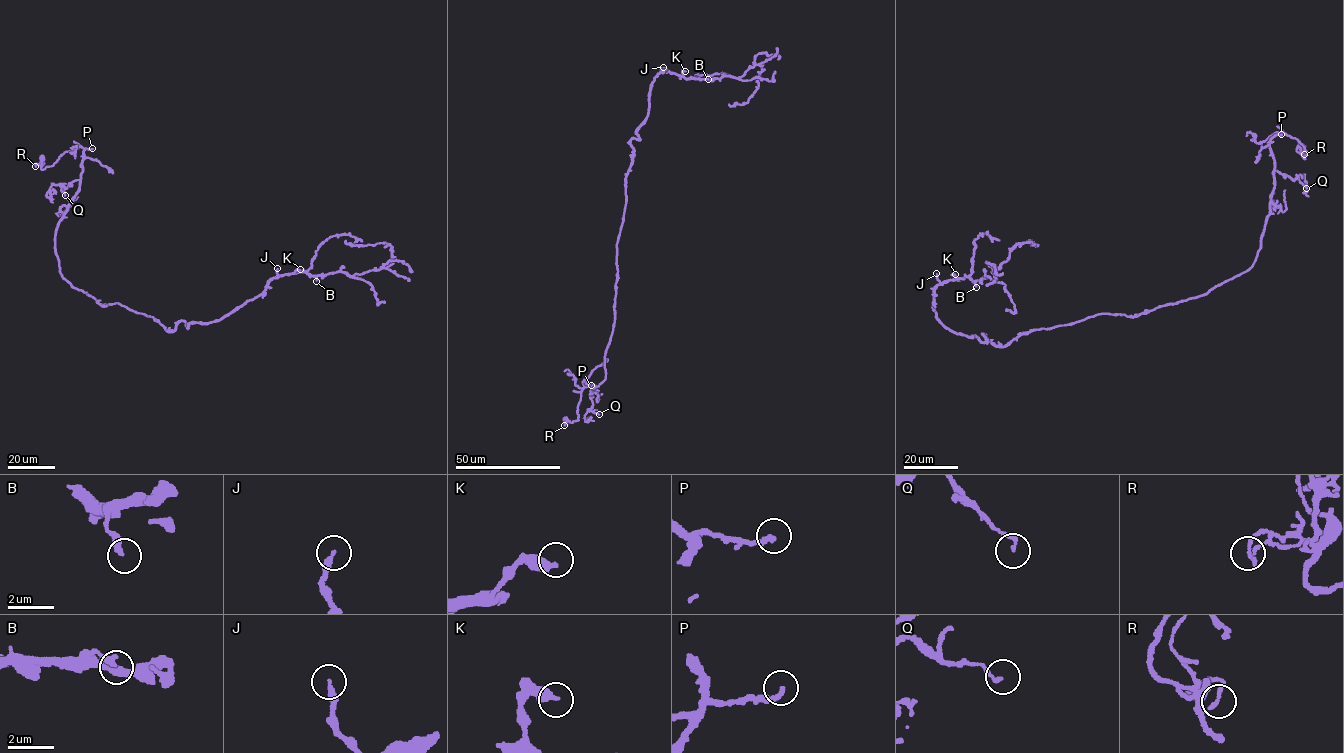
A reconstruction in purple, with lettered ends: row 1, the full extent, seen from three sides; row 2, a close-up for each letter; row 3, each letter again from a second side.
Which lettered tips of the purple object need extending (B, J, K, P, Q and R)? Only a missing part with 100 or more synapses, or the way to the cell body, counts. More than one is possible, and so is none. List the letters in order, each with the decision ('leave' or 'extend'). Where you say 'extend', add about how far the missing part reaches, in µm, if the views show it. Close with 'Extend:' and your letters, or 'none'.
B: leave
J: leave
K: leave
P: leave
Q: leave
R: leave
Extend: none

